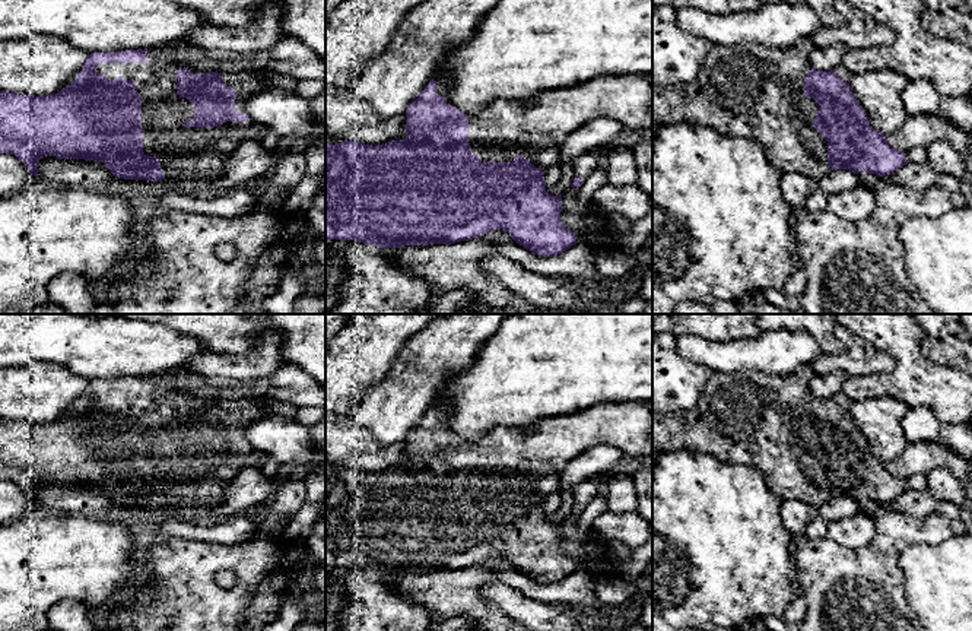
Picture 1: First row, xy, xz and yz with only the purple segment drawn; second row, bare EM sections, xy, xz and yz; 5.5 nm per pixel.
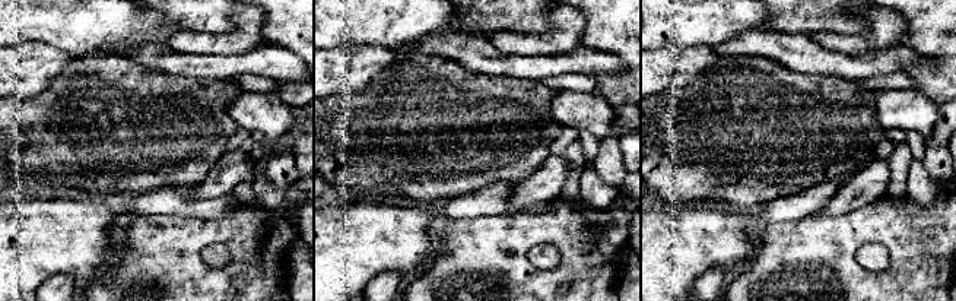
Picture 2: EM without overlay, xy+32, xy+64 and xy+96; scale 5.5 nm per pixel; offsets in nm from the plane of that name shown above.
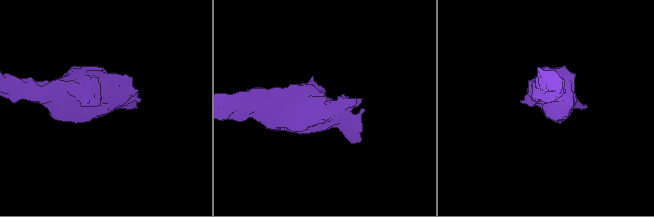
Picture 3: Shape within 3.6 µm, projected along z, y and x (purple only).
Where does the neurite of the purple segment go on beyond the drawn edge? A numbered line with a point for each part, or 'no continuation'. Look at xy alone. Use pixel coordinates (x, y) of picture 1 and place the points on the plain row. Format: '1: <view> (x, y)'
1: xy (187, 481)

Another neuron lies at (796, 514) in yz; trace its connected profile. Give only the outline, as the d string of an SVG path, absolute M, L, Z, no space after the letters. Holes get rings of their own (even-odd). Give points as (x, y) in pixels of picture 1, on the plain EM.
M782 500L781 516L785 529L797 540L806 536L807 526L814 516L814 510L798 500Z

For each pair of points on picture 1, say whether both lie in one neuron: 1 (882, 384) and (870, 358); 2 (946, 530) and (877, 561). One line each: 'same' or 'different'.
1: different
2: same

